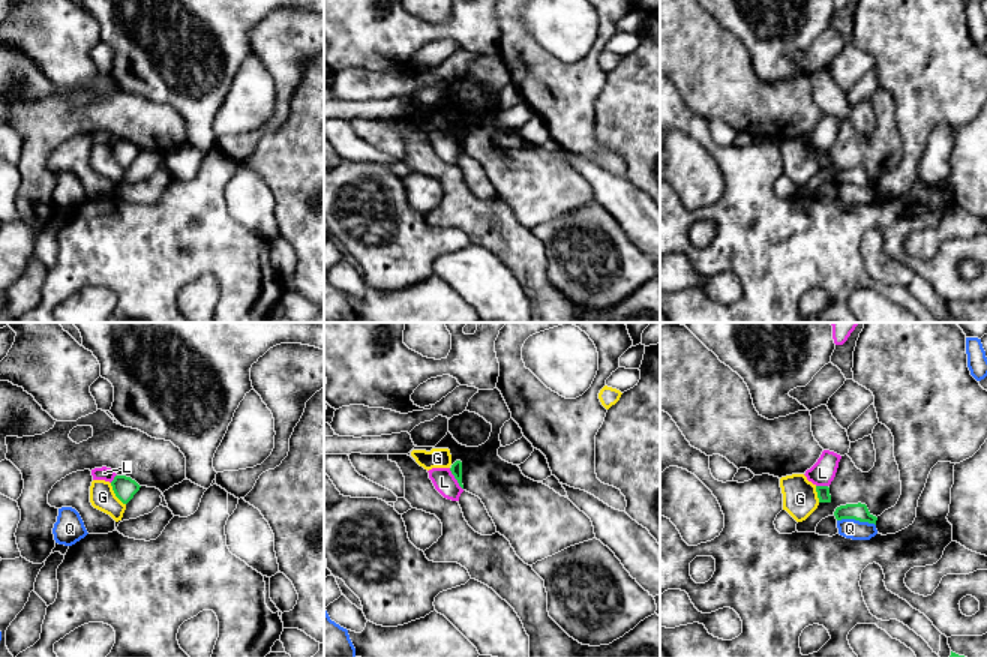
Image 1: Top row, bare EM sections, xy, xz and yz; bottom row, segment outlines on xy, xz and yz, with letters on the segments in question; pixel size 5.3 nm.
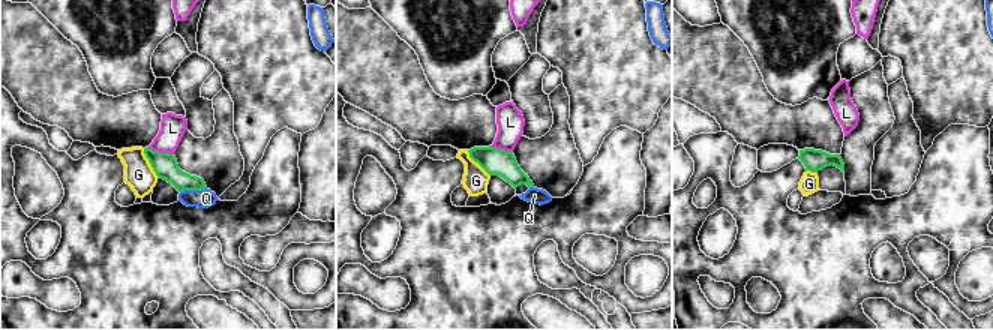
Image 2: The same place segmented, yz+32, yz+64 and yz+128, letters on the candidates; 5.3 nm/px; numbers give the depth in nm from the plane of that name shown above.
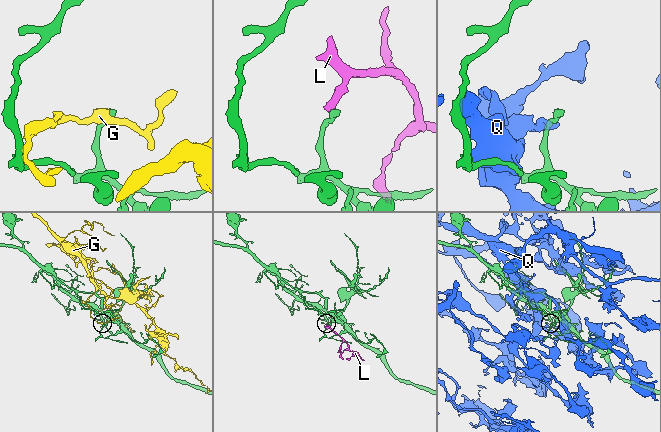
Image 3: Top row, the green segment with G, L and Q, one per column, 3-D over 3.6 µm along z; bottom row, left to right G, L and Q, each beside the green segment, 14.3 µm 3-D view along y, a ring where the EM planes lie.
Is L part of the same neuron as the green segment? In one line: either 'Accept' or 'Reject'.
Reject

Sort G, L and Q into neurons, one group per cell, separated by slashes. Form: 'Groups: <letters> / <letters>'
Groups: G / L / Q

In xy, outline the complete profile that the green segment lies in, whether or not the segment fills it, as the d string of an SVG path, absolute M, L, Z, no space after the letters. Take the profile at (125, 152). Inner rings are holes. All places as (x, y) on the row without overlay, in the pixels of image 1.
M116 140L114 144L111 146L111 150L116 160L123 168L128 168L141 152L135 144L126 140Z

